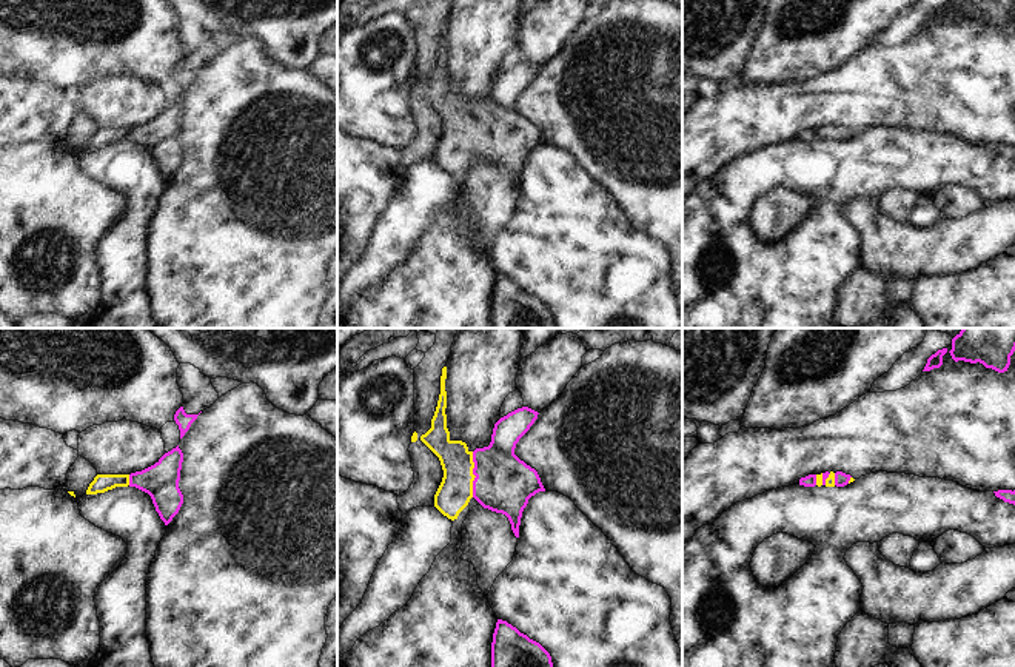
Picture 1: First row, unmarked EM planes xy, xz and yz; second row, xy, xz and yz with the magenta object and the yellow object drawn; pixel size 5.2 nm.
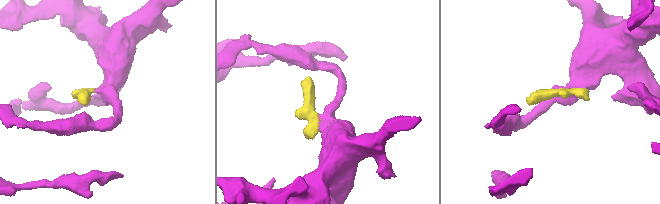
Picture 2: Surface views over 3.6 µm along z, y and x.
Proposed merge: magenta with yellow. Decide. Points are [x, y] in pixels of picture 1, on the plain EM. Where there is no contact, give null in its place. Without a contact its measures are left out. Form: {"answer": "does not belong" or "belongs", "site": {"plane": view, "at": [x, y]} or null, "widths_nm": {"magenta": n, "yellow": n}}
{"answer": "belongs", "site": {"plane": "xz", "at": [473, 128]}, "widths_nm": {"magenta": 300, "yellow": 180}}

